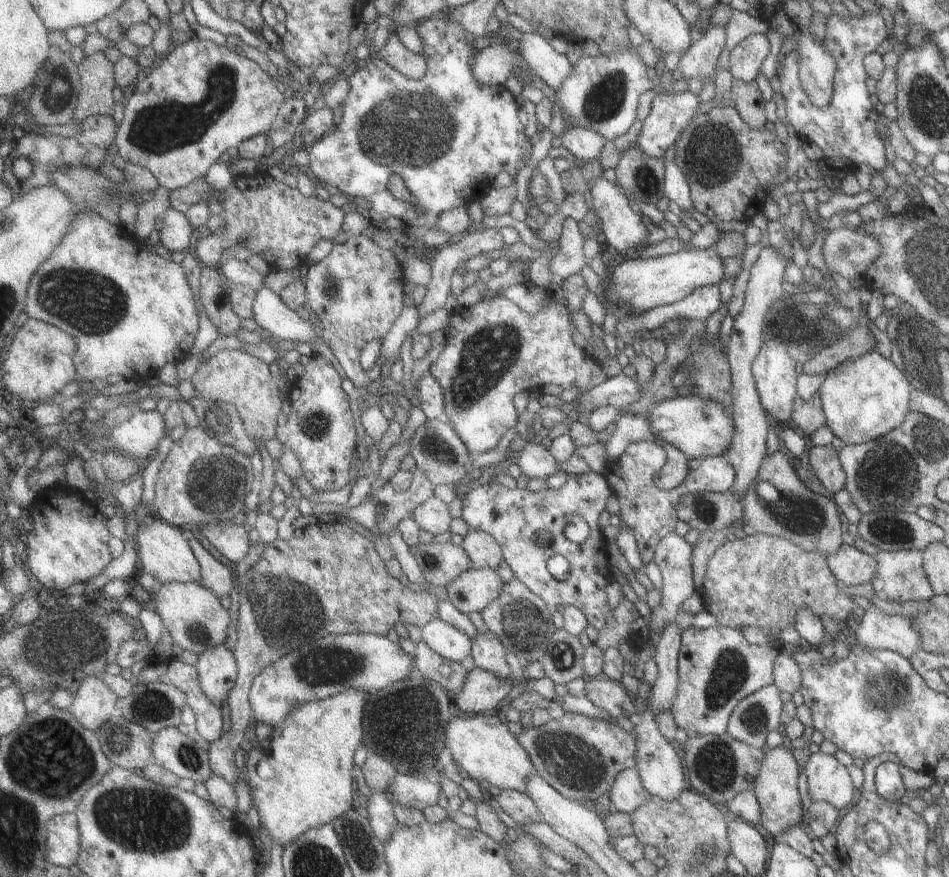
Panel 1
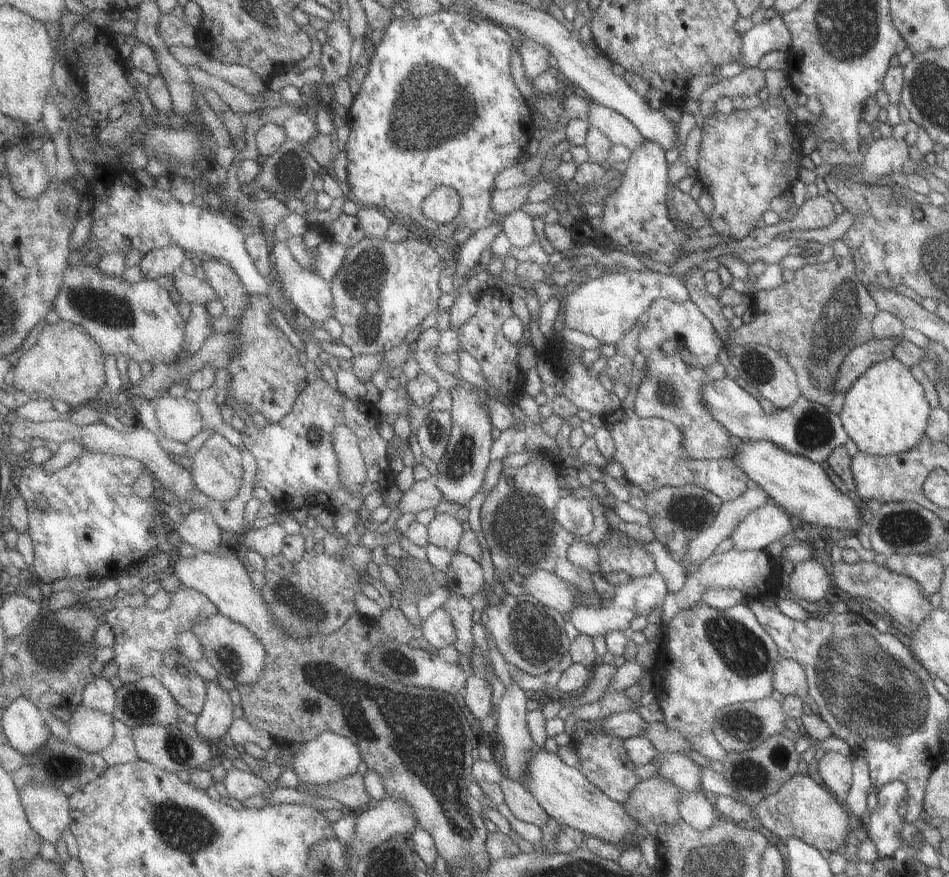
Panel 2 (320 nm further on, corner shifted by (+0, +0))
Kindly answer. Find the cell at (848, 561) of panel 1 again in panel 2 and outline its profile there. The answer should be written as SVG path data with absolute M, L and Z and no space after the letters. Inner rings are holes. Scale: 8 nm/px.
M836 561L832 564L831 578L833 586L841 595L857 598L857 600L871 600L875 602L895 620L901 624L906 632L914 631L919 623L933 610L928 597L926 597L919 585L911 578L891 572L887 567L878 566L874 562L857 561L847 564L843 561Z

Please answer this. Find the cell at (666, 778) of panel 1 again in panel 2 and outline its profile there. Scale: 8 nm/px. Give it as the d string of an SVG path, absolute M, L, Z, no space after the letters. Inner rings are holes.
M680 792L678 815L698 831L704 831L719 818L710 796L702 792Z

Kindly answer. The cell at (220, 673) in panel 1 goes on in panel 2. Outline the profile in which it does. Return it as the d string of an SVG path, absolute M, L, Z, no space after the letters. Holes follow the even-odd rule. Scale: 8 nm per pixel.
M208 681L207 688L206 705L197 716L194 728L201 738L213 742L223 737L237 718L233 716L235 704L229 691L219 688L214 681Z

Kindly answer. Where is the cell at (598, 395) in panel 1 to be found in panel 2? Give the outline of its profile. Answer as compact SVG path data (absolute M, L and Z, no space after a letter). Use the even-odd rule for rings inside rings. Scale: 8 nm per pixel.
M724 375L710 377L702 384L702 405L707 412L725 427L731 437L744 441L767 441L787 452L802 456L814 463L823 462L831 451L844 444L848 436L843 430L840 418L816 402L799 398L784 409L777 409L773 414L761 410L757 398L741 389L732 379Z

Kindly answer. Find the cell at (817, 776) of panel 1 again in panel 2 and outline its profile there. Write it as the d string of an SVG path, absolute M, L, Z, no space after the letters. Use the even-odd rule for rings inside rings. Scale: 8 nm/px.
M827 751L817 762L818 775L827 789L841 804L850 787L852 766L849 757L836 751Z

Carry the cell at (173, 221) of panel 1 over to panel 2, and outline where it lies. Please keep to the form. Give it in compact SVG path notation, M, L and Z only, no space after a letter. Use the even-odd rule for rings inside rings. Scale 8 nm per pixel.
M166 246L147 253L140 260L139 268L145 279L159 278L159 276L172 276L187 258L187 251L180 246Z

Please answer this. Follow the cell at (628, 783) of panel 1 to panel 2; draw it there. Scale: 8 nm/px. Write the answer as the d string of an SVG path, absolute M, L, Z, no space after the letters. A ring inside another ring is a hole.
M663 753L663 760L655 775L671 781L683 792L703 792L700 785L700 767L683 753Z

